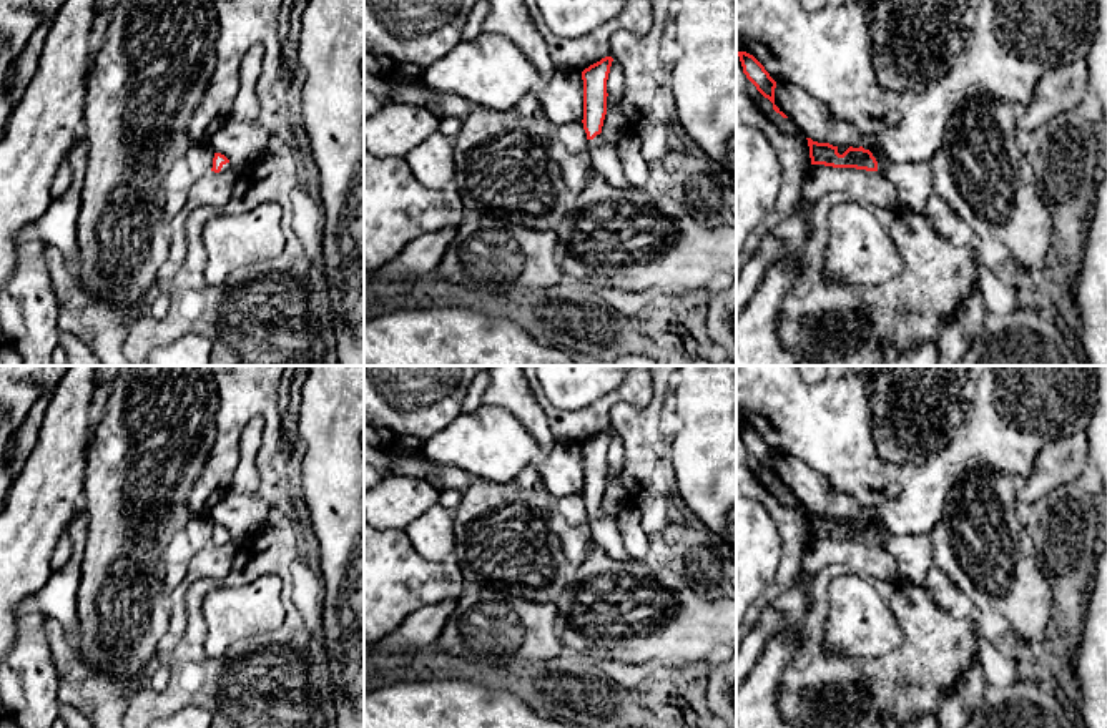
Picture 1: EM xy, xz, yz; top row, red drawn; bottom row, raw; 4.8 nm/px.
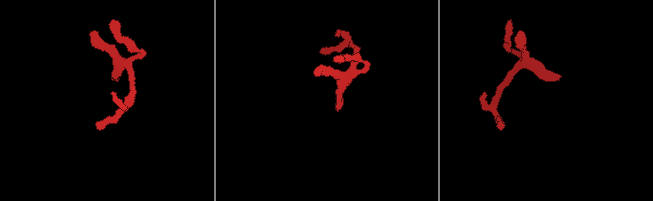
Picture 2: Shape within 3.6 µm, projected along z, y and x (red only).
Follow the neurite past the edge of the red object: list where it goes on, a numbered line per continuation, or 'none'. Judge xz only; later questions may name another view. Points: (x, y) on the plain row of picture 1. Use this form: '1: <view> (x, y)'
1: xz (605, 534)

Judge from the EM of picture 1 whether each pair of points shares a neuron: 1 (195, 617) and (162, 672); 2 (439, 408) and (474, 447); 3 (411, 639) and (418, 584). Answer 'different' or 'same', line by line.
1: different
2: different
3: different

